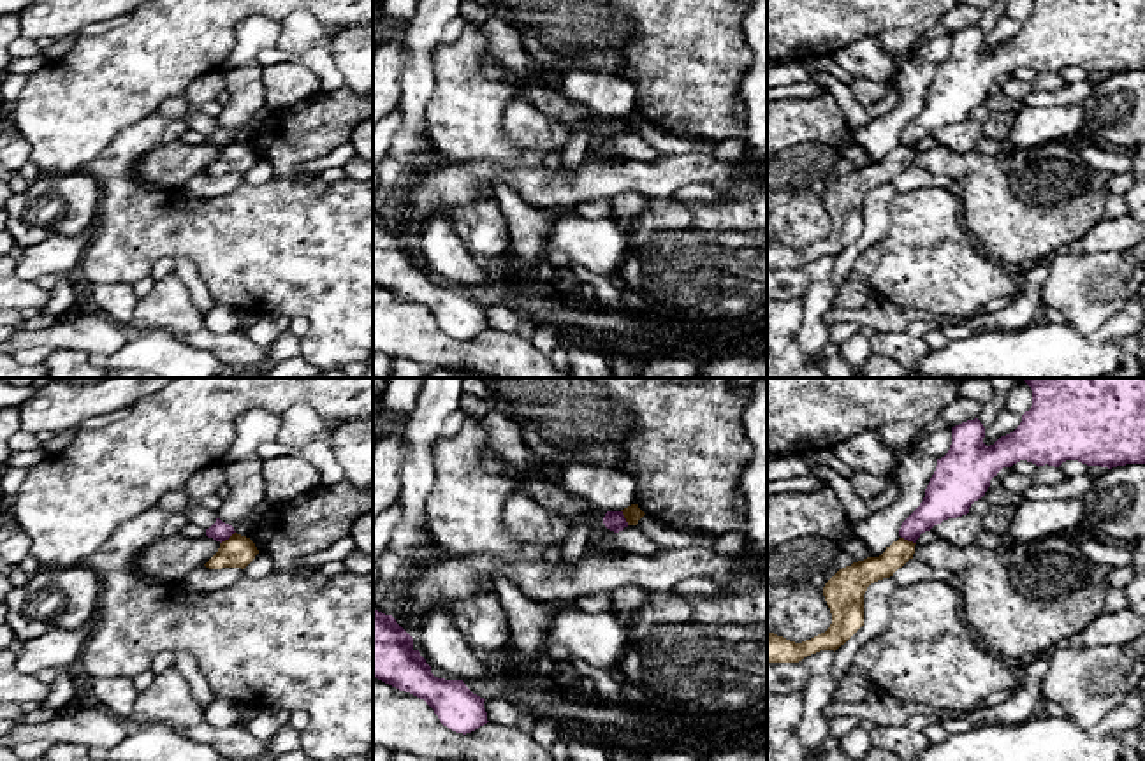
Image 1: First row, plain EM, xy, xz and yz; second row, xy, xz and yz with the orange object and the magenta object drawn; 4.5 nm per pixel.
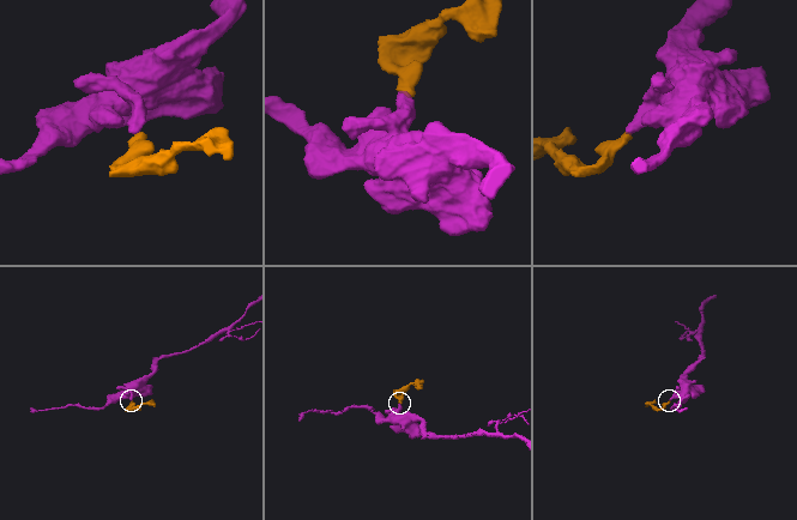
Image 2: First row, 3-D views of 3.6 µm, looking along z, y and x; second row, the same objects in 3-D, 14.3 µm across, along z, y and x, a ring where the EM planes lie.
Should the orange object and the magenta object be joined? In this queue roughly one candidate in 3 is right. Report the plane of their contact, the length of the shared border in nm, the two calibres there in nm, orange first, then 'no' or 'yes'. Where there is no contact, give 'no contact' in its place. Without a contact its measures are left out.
xy | 90 nm | 150/90 nm | no

